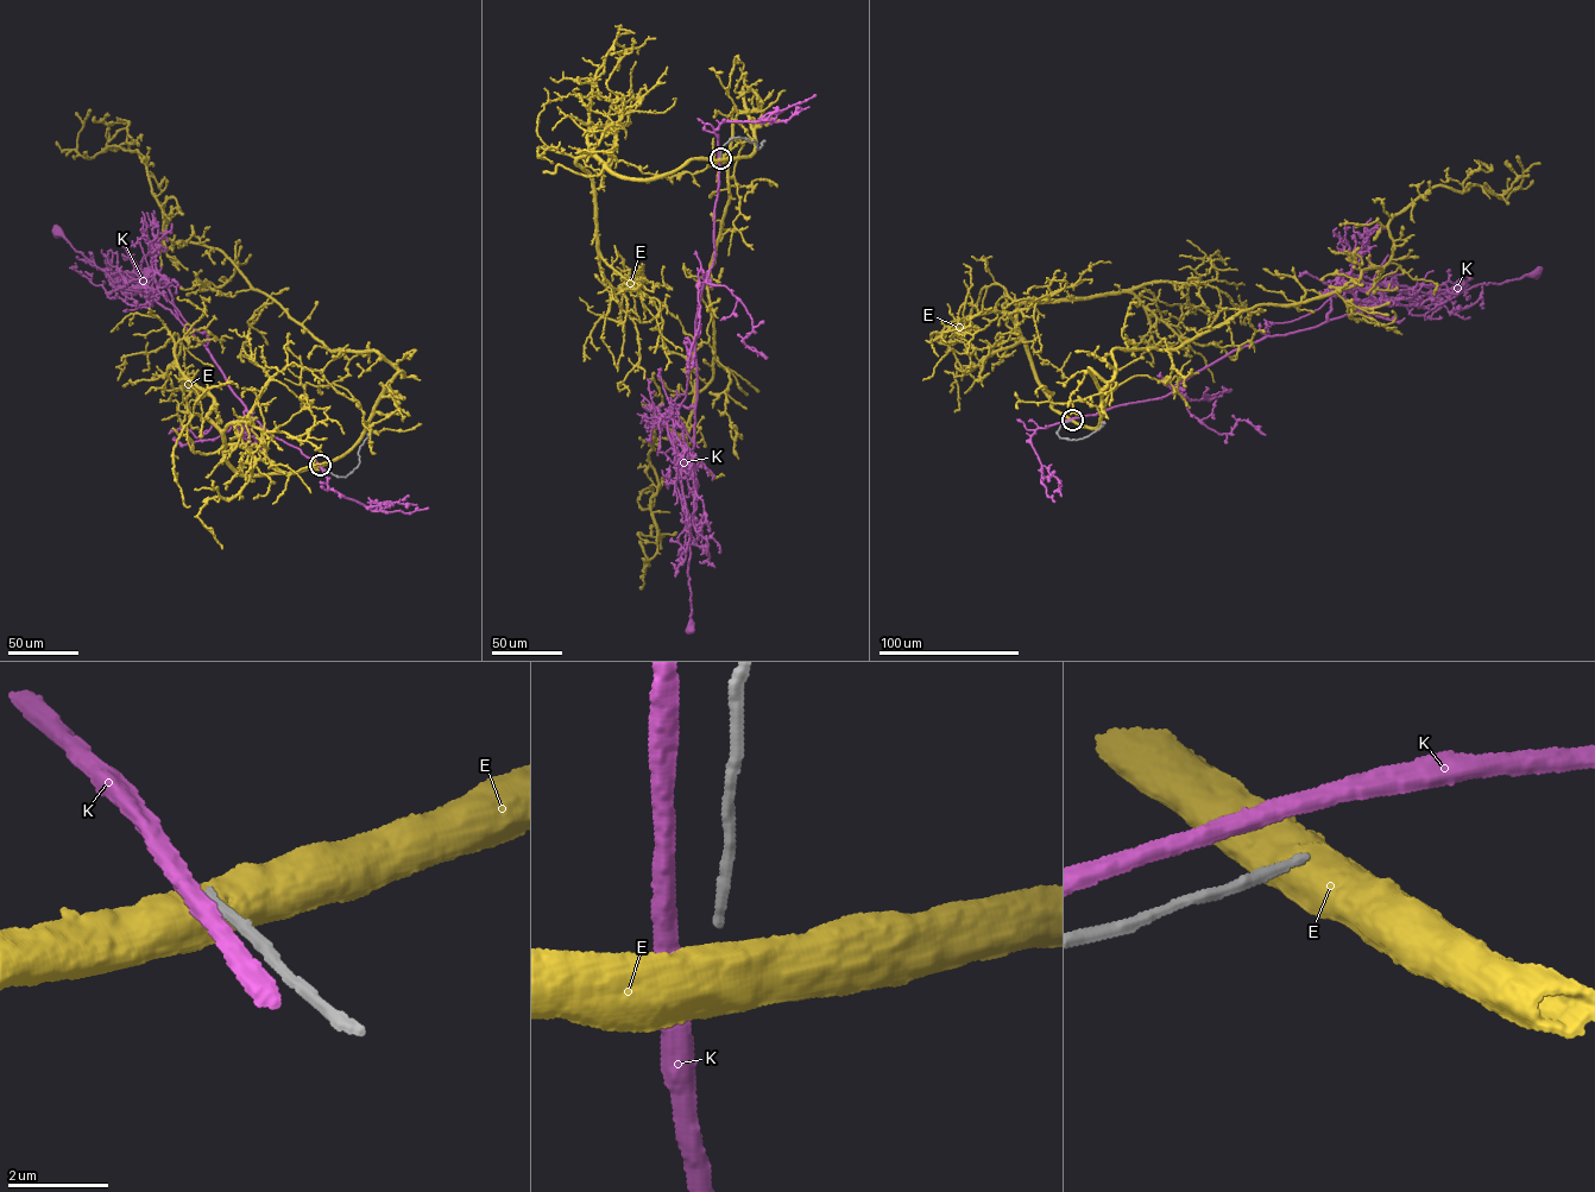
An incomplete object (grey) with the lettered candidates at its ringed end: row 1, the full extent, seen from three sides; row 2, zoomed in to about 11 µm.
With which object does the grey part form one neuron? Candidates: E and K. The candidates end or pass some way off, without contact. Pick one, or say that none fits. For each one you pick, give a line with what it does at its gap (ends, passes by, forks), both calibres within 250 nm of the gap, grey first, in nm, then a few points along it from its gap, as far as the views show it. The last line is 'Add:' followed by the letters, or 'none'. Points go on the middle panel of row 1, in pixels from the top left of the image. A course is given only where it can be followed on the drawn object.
Add: none

